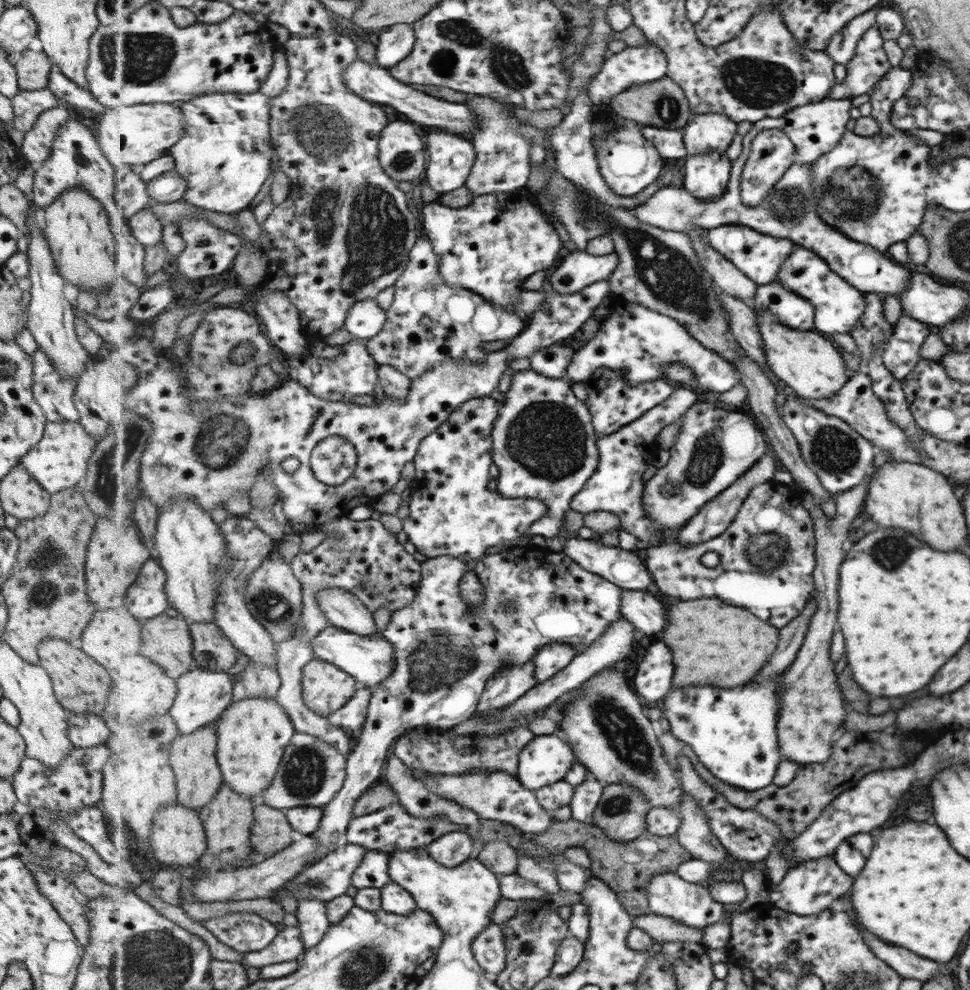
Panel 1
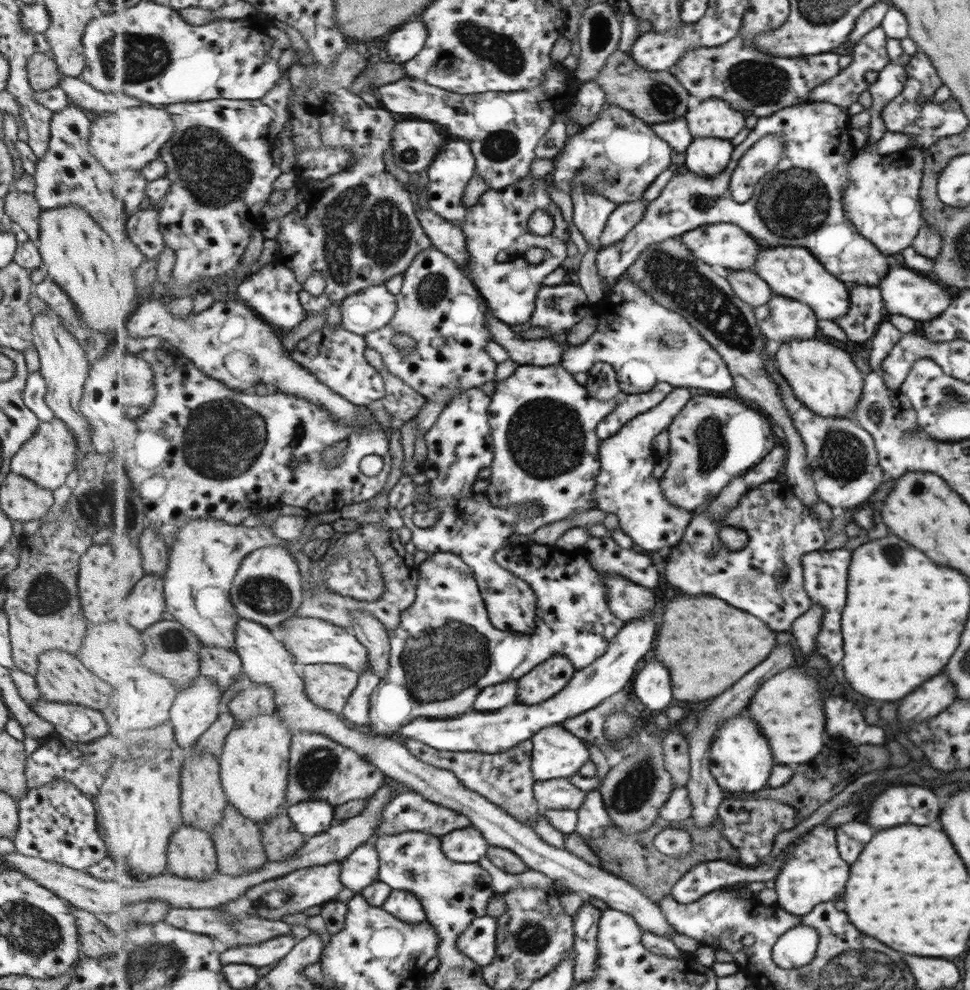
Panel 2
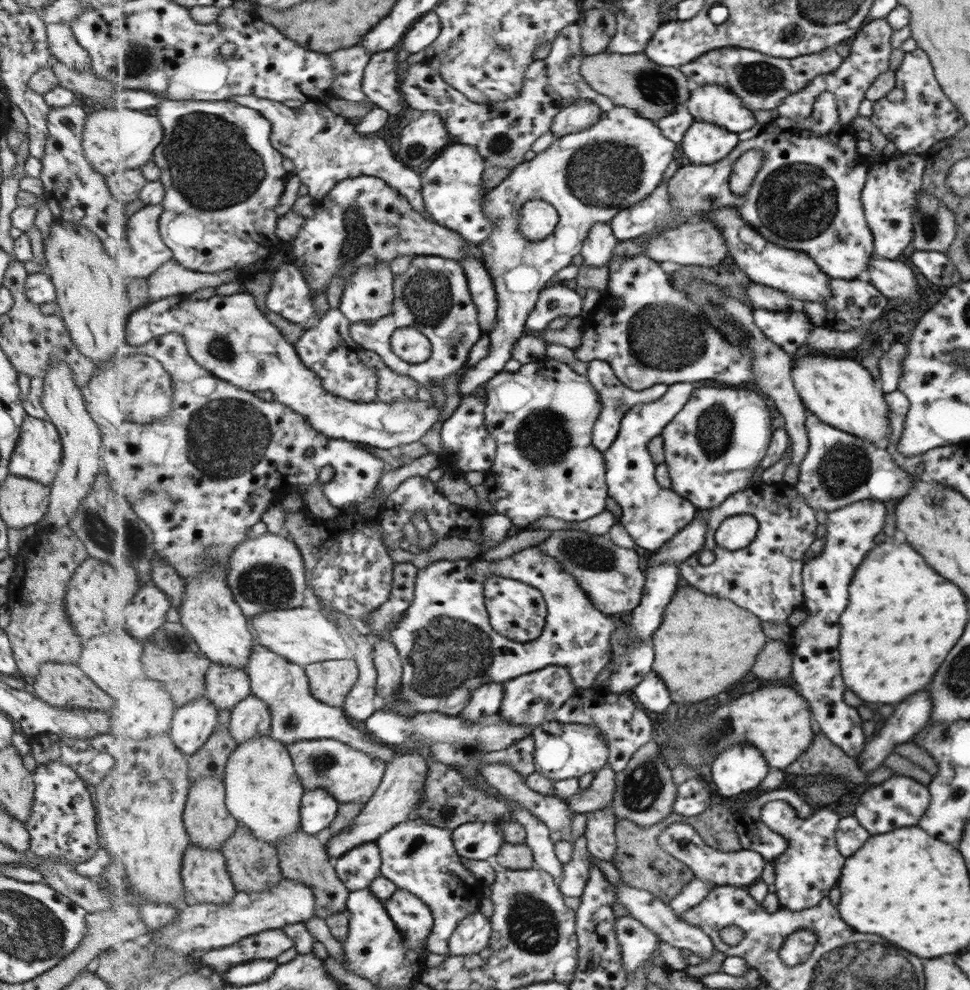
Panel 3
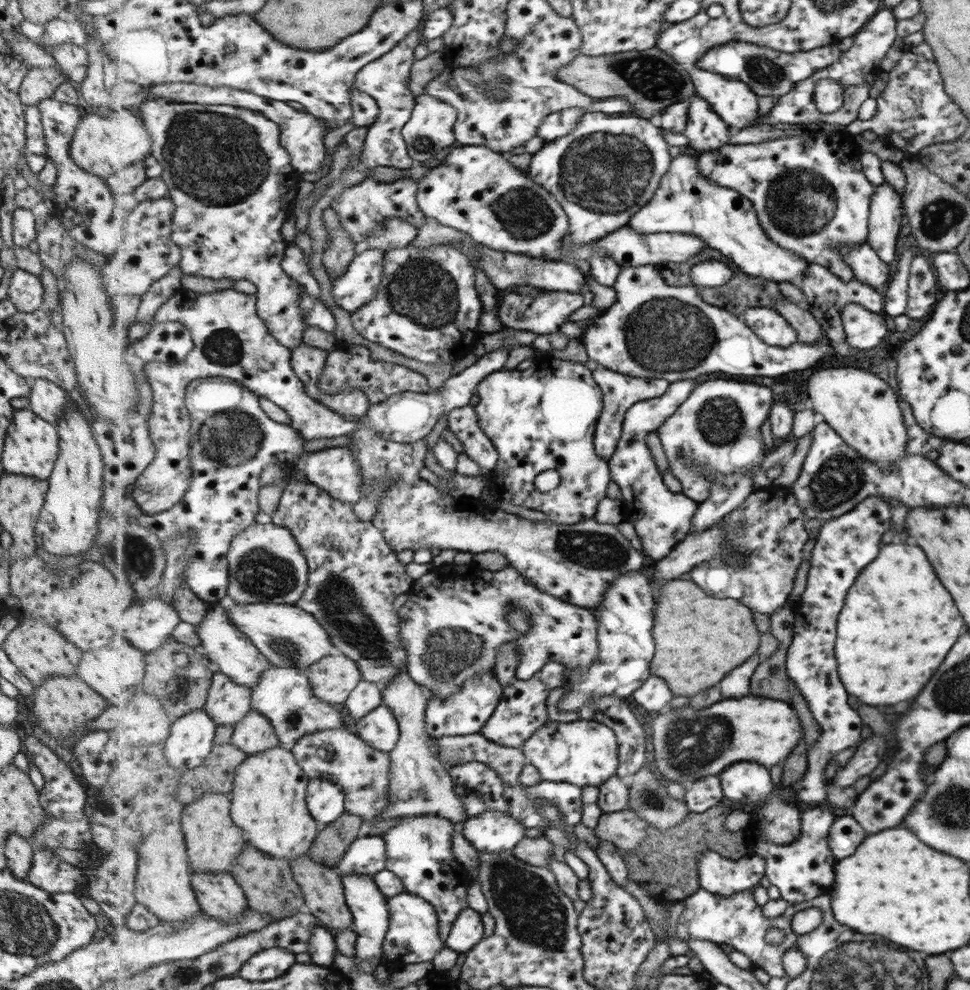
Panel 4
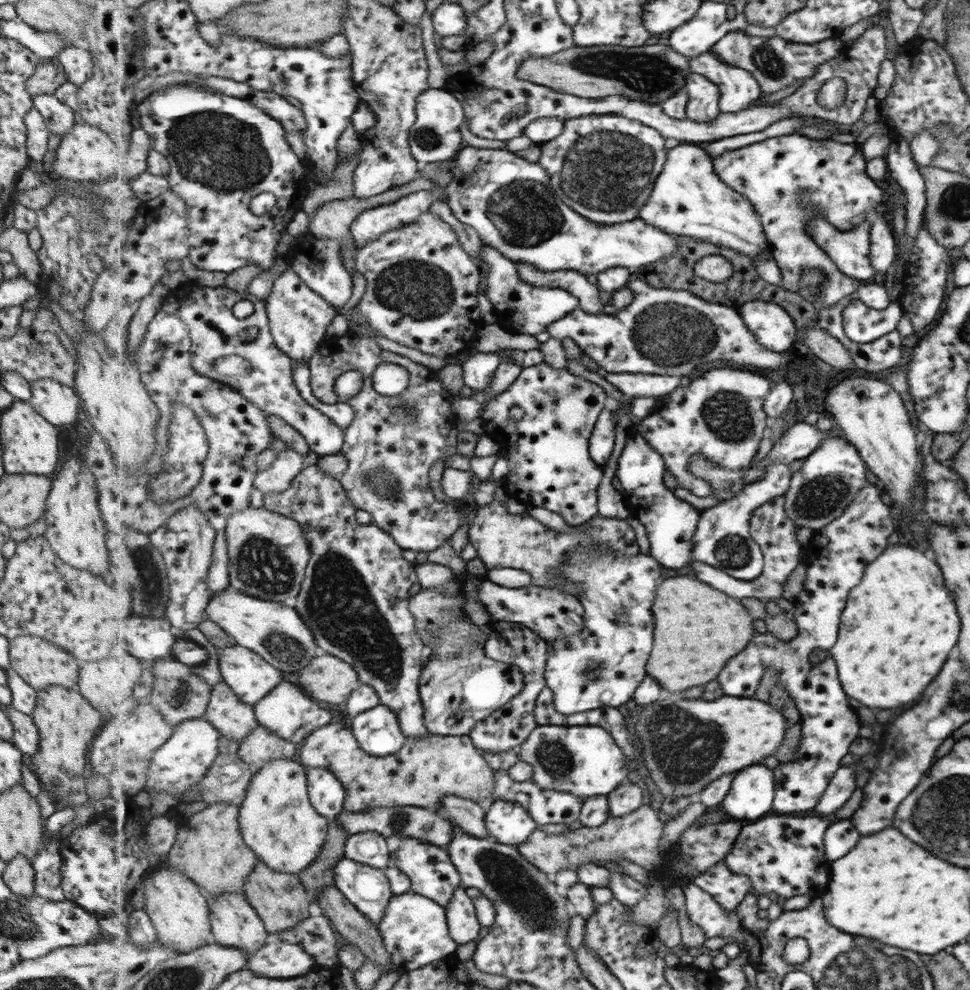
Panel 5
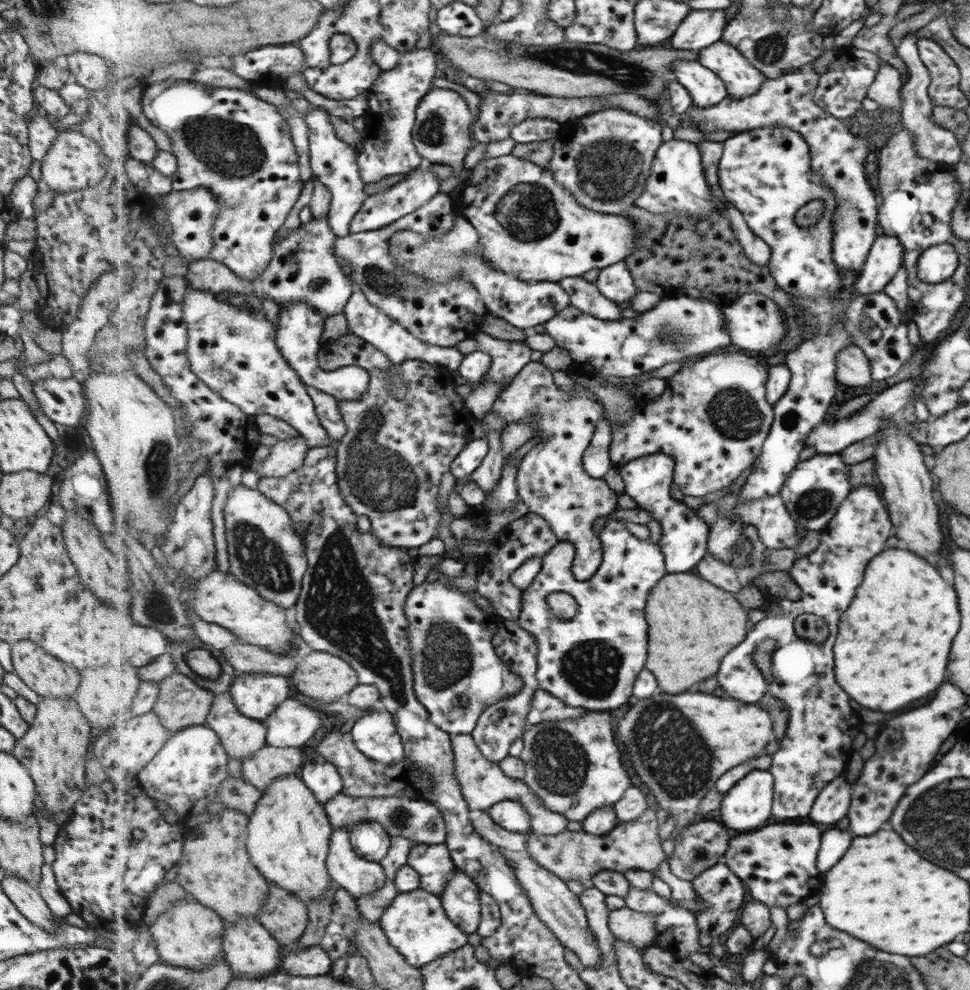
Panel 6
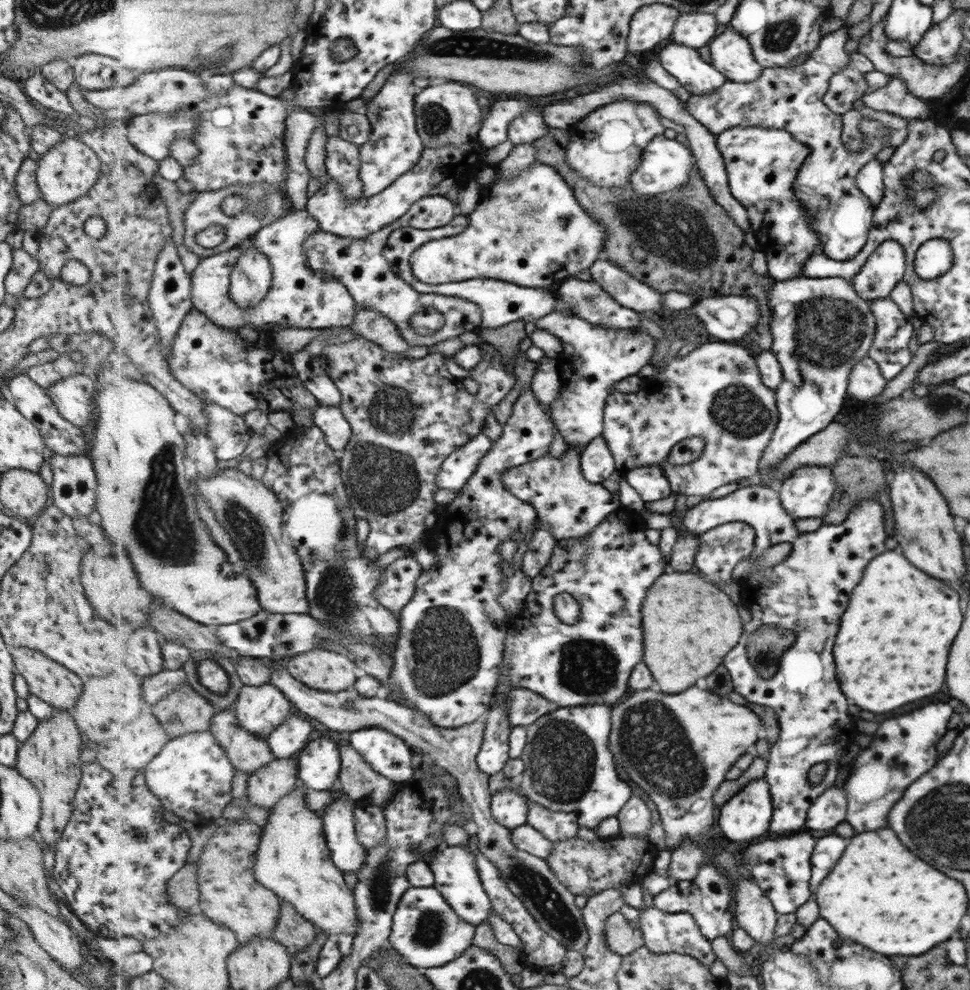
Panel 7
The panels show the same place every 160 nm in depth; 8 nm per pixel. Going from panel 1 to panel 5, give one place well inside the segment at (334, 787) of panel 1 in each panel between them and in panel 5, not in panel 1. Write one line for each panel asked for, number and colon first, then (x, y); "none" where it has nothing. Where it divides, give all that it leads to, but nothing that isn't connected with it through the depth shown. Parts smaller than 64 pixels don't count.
2: (322, 769)
3: (352, 776)
4: (336, 755)
5: (427, 770)

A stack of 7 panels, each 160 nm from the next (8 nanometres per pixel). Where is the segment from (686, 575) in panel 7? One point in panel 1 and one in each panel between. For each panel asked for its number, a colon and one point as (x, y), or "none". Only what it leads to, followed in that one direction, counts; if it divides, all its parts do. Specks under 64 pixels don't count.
1: (716, 644)
2: (709, 645)
3: (705, 645)
4: (700, 639)
5: (697, 625)
6: (694, 625)

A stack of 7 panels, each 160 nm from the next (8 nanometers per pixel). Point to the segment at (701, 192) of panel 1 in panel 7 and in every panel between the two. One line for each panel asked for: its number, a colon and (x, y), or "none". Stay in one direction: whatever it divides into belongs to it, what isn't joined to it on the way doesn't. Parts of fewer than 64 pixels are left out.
2: (705, 156)
3: (705, 143)
4: (707, 131)
5: (704, 106)
6: (706, 87)
7: (698, 77)

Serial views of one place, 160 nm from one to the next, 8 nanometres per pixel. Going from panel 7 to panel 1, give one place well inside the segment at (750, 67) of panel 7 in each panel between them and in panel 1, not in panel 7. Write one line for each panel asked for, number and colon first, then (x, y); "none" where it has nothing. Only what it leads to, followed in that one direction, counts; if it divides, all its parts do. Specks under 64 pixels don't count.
1: (709, 132)
2: (714, 117)
3: (715, 103)
4: (738, 104)
5: (740, 90)
6: (742, 79)

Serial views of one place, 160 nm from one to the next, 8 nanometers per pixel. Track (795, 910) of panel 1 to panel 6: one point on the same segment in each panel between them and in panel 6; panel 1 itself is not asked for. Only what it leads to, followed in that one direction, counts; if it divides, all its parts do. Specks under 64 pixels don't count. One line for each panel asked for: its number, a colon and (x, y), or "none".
2: (814, 873)
3: (808, 868)
4: (802, 870)
5: (781, 854)
6: (777, 862)

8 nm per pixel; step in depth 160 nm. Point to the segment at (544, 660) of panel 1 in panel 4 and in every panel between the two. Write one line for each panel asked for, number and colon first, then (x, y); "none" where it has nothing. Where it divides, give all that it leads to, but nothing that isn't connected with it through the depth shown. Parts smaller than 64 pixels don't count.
2: (545, 681)
3: (532, 699)
4: (523, 710)

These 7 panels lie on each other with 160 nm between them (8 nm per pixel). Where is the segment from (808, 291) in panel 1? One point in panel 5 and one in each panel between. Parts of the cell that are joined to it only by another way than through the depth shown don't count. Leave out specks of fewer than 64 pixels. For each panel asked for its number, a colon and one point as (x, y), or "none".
2: (794, 272)
3: (791, 271)
4: (686, 202)
5: (689, 199)

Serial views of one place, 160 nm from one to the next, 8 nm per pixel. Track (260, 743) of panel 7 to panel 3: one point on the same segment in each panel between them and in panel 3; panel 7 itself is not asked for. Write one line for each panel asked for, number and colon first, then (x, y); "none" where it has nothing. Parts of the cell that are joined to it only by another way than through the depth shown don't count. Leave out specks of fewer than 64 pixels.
3: (226, 686)
4: (228, 702)
5: (236, 719)
6: (242, 736)

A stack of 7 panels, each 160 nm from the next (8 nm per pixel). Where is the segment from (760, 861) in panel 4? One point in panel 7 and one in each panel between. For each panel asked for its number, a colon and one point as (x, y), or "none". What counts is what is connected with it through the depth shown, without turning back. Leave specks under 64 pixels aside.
5: (730, 888)
6: (721, 894)
7: (708, 897)

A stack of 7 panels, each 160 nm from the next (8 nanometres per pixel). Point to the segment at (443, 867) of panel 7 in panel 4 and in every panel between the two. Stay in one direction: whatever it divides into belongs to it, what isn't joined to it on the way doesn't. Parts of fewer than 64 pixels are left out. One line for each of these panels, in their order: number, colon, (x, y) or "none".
4: (467, 932)
5: (464, 925)
6: (462, 899)

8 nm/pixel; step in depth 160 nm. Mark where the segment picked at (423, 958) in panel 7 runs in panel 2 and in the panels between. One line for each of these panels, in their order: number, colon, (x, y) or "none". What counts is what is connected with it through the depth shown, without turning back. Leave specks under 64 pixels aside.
2: (405, 905)
3: (415, 920)
4: (415, 936)
5: (415, 930)
6: (416, 923)

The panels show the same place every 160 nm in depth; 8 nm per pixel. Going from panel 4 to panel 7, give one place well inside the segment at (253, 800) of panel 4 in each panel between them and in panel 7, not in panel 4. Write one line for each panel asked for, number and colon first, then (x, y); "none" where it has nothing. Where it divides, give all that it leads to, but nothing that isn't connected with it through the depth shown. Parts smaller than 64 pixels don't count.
5: (280, 824)
6: (290, 832)
7: (295, 861)

